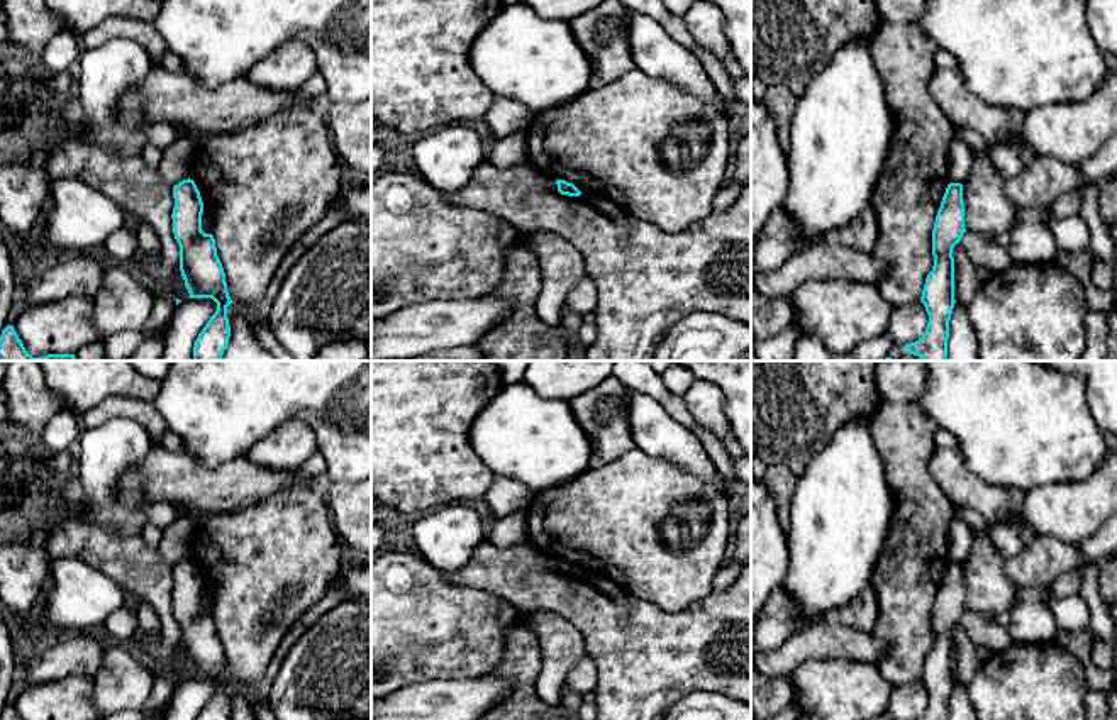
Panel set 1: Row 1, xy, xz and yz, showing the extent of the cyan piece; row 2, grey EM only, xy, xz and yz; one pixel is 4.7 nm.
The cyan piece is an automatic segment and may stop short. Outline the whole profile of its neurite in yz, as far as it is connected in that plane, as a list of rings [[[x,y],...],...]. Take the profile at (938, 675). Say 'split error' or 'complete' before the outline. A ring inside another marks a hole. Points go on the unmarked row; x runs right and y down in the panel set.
complete | [[[949,562],[946,573],[942,576],[941,586],[936,595],[934,608],[932,608],[932,635],[934,645],[932,651],[925,657],[925,664],[922,669],[920,681],[925,686],[929,695],[929,701],[925,712],[919,720],[948,720],[949,718],[949,700],[954,688],[954,637],[953,629],[959,623],[964,608],[964,581],[963,581],[963,564]]]

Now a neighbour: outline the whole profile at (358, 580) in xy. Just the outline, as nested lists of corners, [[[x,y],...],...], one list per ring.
[[[361,561],[358,568],[344,568],[336,583],[341,583],[354,596],[371,600],[371,562]]]

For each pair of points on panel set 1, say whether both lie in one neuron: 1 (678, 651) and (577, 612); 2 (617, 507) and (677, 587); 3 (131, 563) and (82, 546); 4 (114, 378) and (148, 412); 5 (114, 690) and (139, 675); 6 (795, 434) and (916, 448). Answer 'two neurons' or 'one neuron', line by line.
1: one neuron
2: one neuron
3: one neuron
4: two neurons
5: one neuron
6: two neurons

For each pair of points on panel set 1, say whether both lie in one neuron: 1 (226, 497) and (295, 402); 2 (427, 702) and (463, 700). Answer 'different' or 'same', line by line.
1: different
2: same

